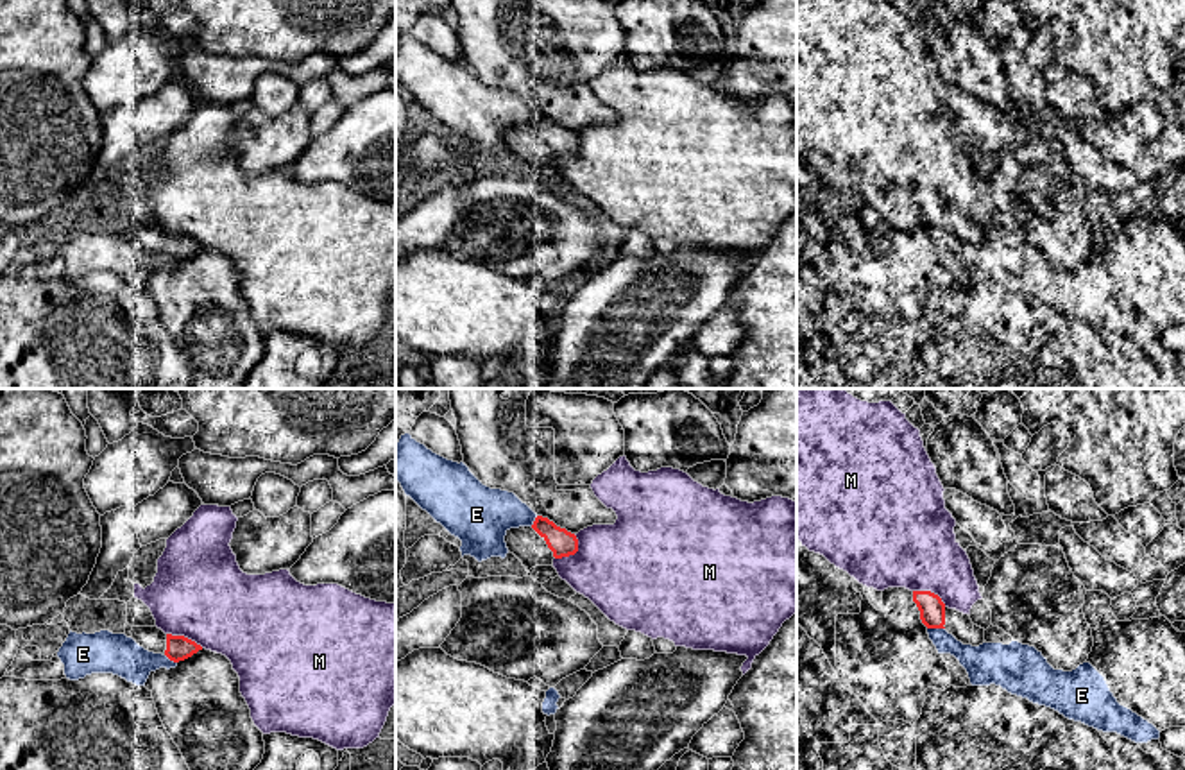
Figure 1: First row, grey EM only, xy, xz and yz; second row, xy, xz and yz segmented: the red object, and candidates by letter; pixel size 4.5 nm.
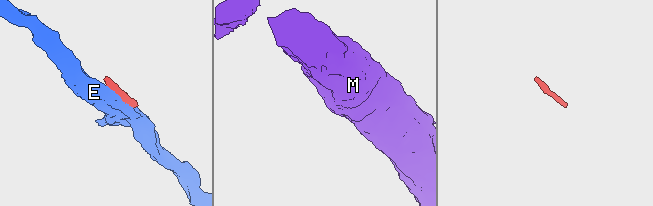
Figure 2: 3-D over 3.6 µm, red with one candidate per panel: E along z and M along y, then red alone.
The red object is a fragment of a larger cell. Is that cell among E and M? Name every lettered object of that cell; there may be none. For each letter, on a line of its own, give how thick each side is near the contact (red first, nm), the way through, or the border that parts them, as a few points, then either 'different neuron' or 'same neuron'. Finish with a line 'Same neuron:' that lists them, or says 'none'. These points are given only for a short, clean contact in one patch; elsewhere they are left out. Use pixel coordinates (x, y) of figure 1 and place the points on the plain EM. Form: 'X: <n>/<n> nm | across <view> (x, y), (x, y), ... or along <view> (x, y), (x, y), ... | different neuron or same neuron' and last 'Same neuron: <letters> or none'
E: 120/140 nm | different neuron
M: 120/420 nm | different neuron
Same neuron: none

